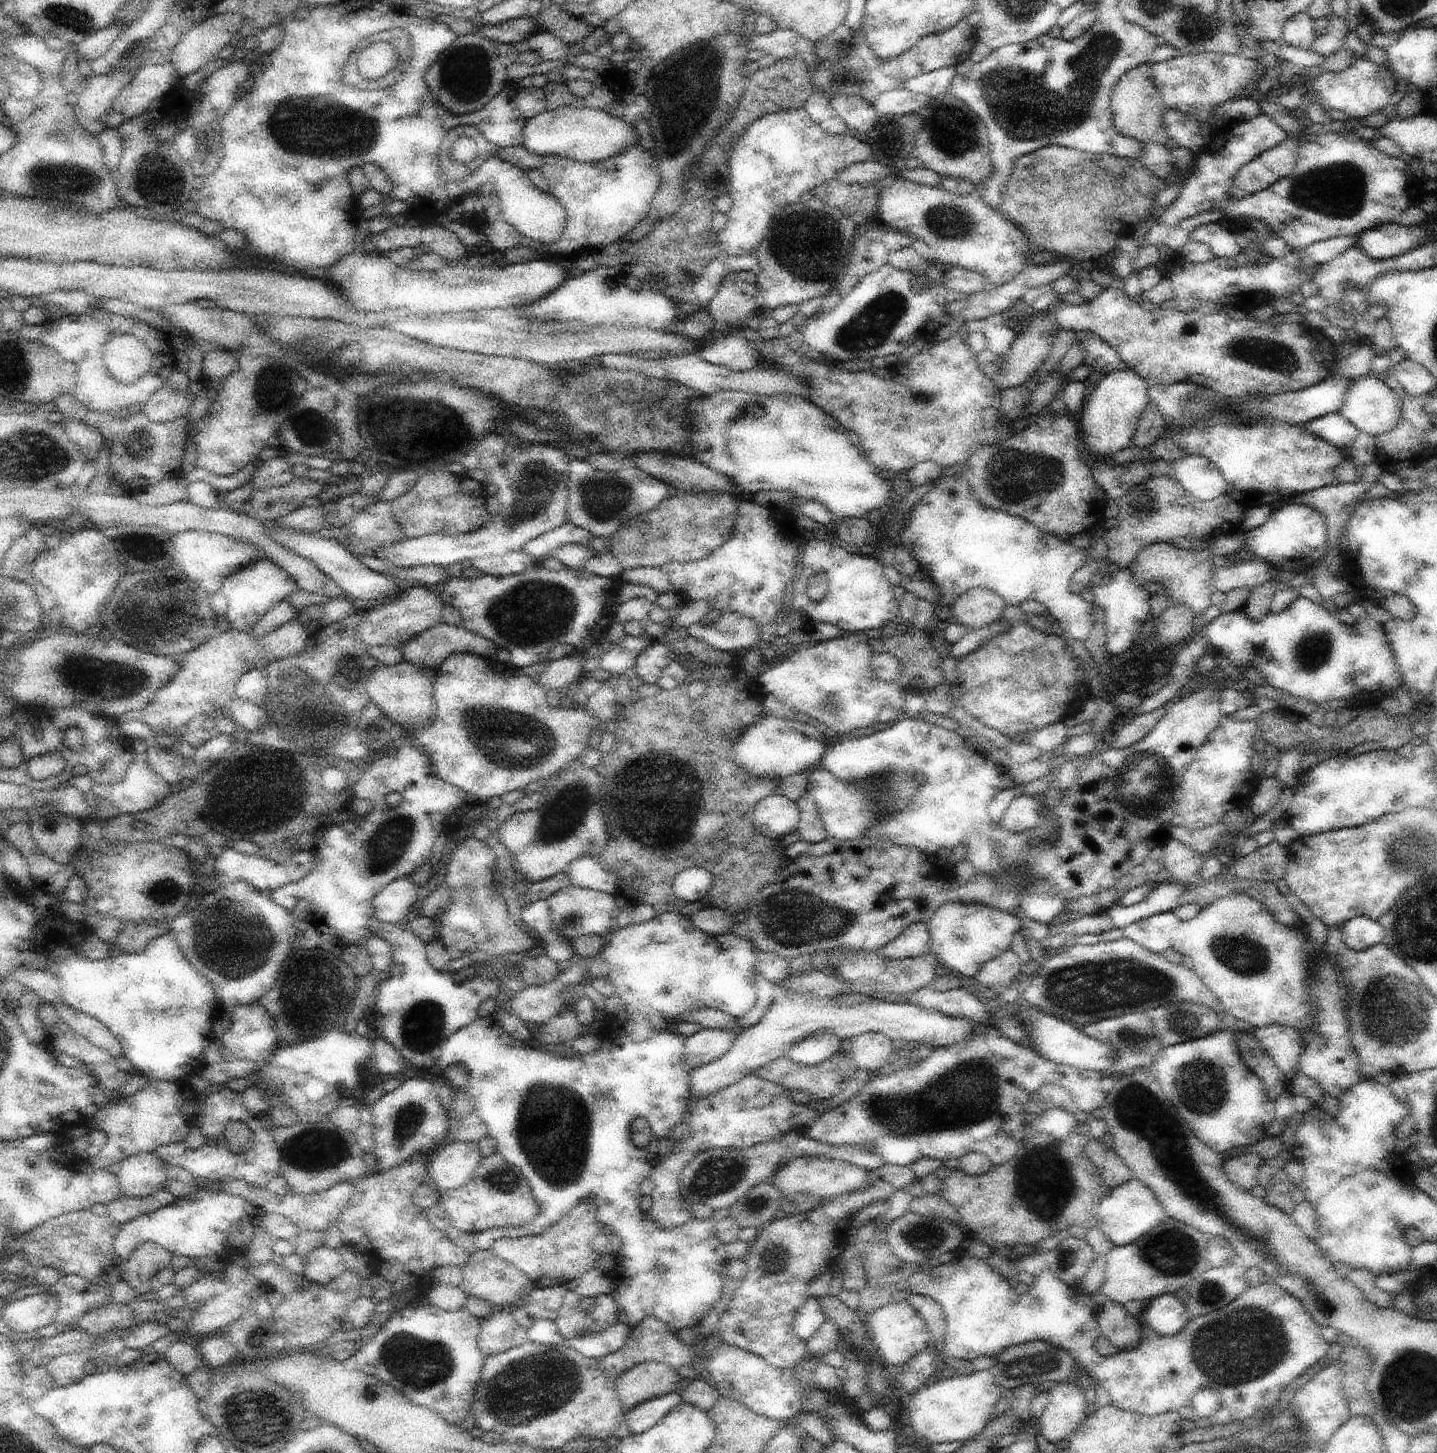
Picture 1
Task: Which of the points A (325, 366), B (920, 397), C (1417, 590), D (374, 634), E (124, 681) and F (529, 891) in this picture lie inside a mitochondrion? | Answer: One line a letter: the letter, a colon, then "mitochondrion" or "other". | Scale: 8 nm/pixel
A: other
B: other
C: other
D: other
E: mitochondrion
F: other

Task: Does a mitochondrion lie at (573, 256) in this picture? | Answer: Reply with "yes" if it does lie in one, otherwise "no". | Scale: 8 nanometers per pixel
no

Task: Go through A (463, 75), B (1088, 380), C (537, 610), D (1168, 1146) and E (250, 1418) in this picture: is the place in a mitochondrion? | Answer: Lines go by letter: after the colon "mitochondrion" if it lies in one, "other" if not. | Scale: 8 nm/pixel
A: mitochondrion
B: other
C: mitochondrion
D: mitochondrion
E: mitochondrion

